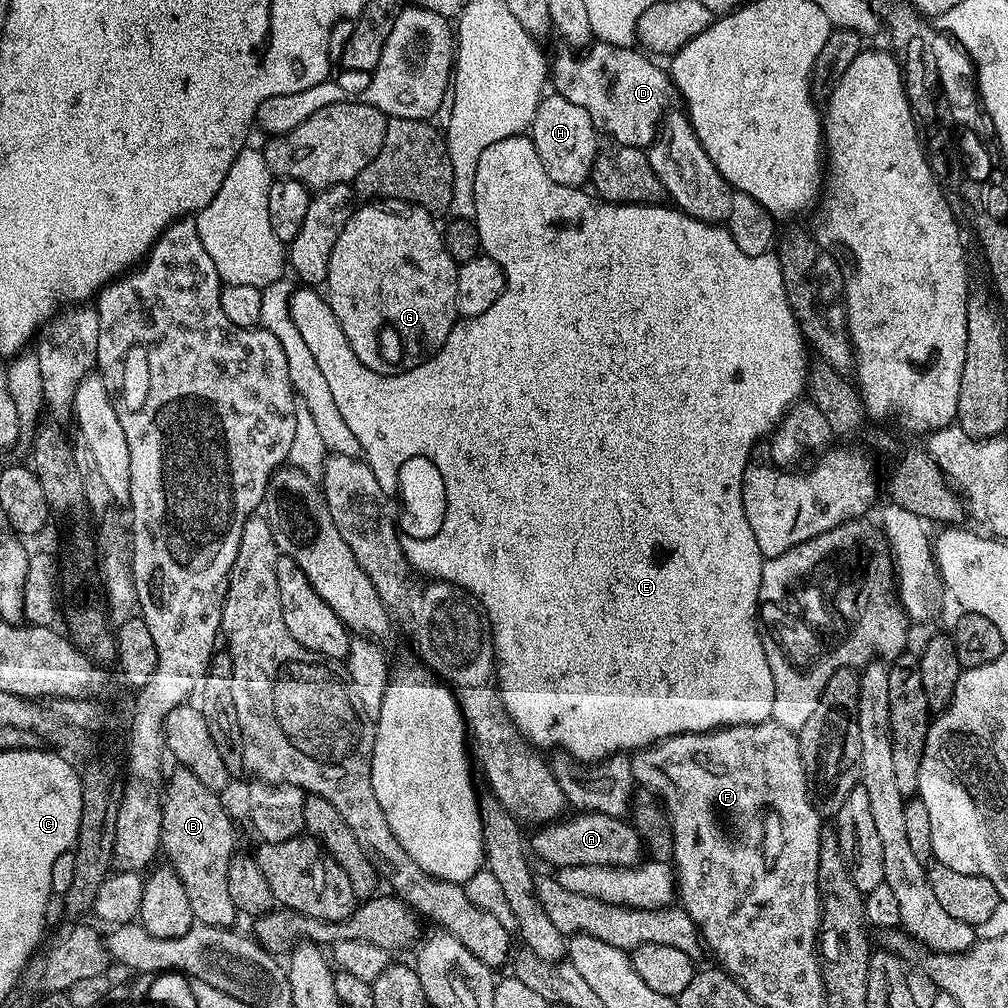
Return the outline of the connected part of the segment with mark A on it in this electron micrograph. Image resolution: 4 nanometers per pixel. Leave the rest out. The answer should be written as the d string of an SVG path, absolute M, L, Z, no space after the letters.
M577 811L572 815L541 824L533 831L536 833L530 836L530 852L535 859L537 856L542 863L553 864L553 869L556 870L566 866L626 866L633 868L645 859L644 840L627 819L597 812Z

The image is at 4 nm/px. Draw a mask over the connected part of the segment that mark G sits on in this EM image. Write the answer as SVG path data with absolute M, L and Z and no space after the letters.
M368 202L365 208L357 207L348 217L346 226L342 226L342 234L338 234L338 242L334 242L334 254L330 254L330 266L328 267L328 279L326 281L326 299L328 305L334 310L334 318L342 326L342 334L350 342L350 350L358 354L358 362L370 370L374 370L383 376L393 376L399 372L410 370L422 362L429 360L446 342L450 330L458 323L456 310L456 295L458 294L458 263L447 253L441 229L434 221L433 213L423 210L404 210L408 212L387 212L384 208L375 208L375 203Z

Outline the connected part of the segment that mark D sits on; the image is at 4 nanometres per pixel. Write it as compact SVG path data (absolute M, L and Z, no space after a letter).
M593 42L583 49L584 57L576 50L564 50L550 60L550 88L555 95L566 98L566 102L574 102L574 106L582 106L586 114L590 114L590 122L594 122L597 133L601 137L613 136L617 145L625 148L647 149L656 139L656 133L663 121L665 112L673 107L674 89L672 77L655 64L651 55L637 50L635 47L619 48L613 44Z

